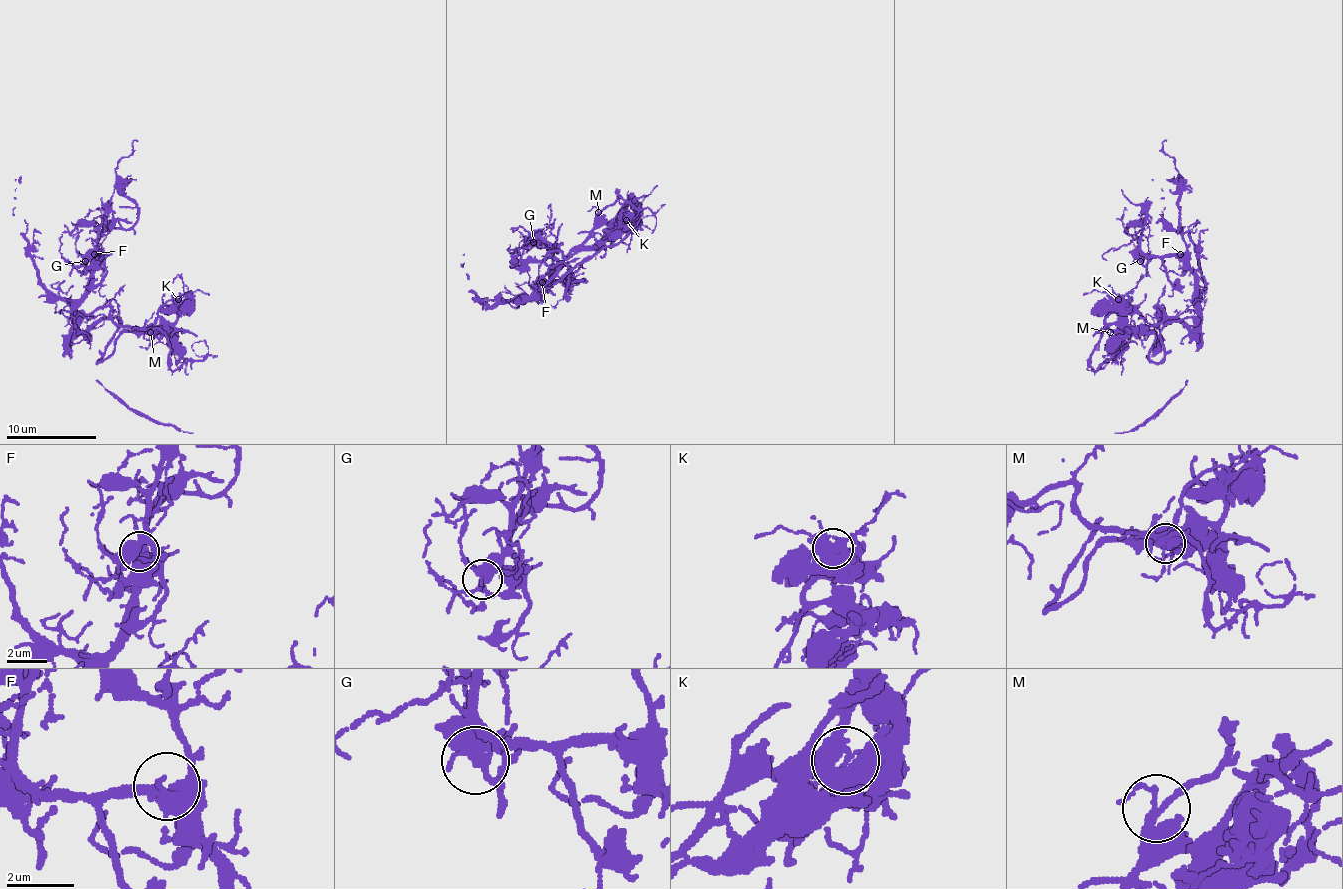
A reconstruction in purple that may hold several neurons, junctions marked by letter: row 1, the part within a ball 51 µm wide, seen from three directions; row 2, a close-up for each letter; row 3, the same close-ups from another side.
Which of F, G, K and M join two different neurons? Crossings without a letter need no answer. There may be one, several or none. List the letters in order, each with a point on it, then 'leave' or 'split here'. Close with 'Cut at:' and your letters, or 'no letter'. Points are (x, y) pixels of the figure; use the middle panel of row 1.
F: at (542, 282); leave
G: at (533, 242); leave
K: at (626, 220); split here
M: at (598, 212); leave
Cut at: K

